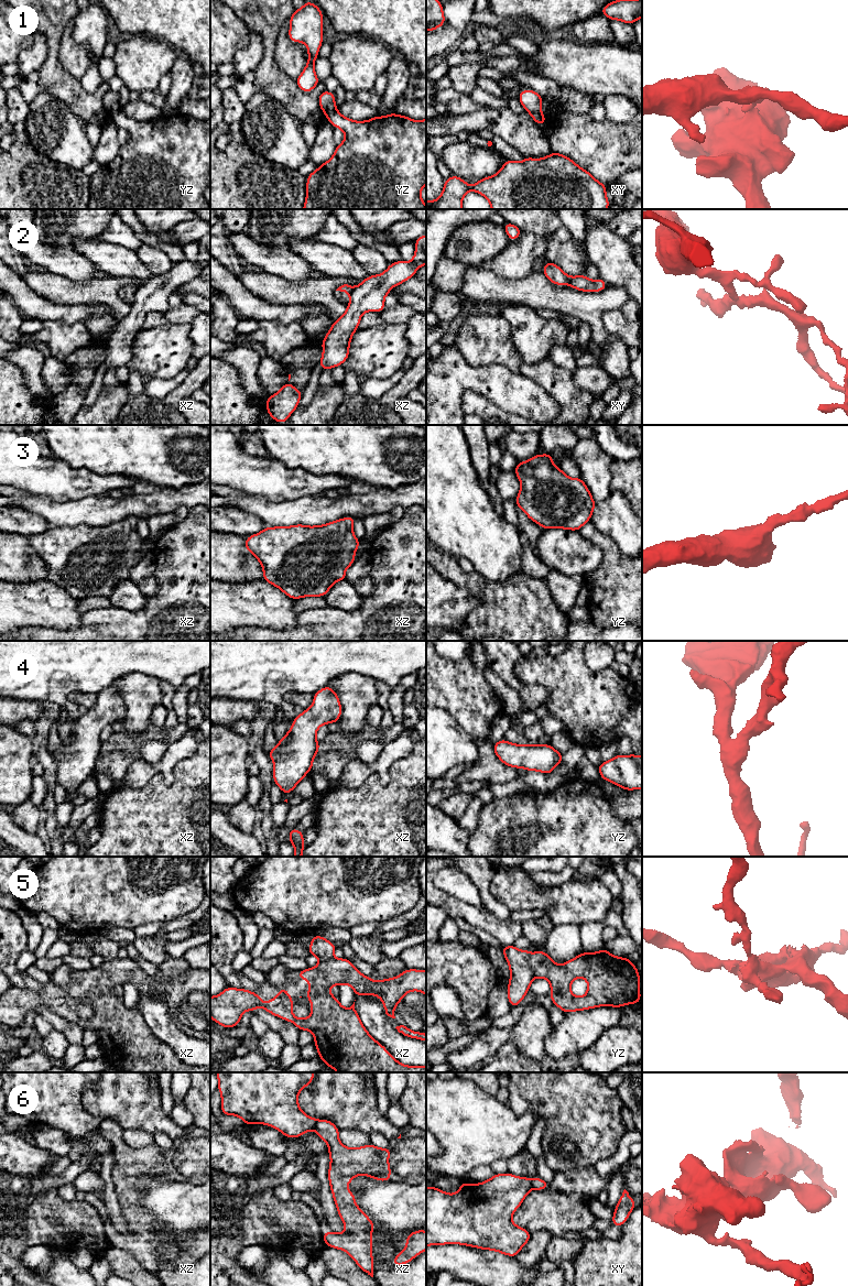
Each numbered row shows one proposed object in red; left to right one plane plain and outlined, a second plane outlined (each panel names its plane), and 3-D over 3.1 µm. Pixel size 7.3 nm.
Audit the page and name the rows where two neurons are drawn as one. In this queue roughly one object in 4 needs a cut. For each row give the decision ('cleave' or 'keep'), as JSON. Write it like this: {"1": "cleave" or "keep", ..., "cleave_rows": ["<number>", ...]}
{"1": "cleave", "2": "cleave", "3": "keep", "4": "keep", "5": "cleave", "6": "cleave", "cleave_rows": ["1", "2", "5", "6"]}

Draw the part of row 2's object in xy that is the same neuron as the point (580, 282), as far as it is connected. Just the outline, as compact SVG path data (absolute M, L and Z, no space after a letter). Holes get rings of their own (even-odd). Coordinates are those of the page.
M585 274L572 276L568 285L583 292L601 292L608 286L601 277L591 281Z

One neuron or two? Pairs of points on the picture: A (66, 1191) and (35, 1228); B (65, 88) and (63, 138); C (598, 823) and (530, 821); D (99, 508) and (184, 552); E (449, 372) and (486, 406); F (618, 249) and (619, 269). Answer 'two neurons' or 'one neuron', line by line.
A: two neurons
B: two neurons
C: one neuron
D: two neurons
E: two neurons
F: one neuron

